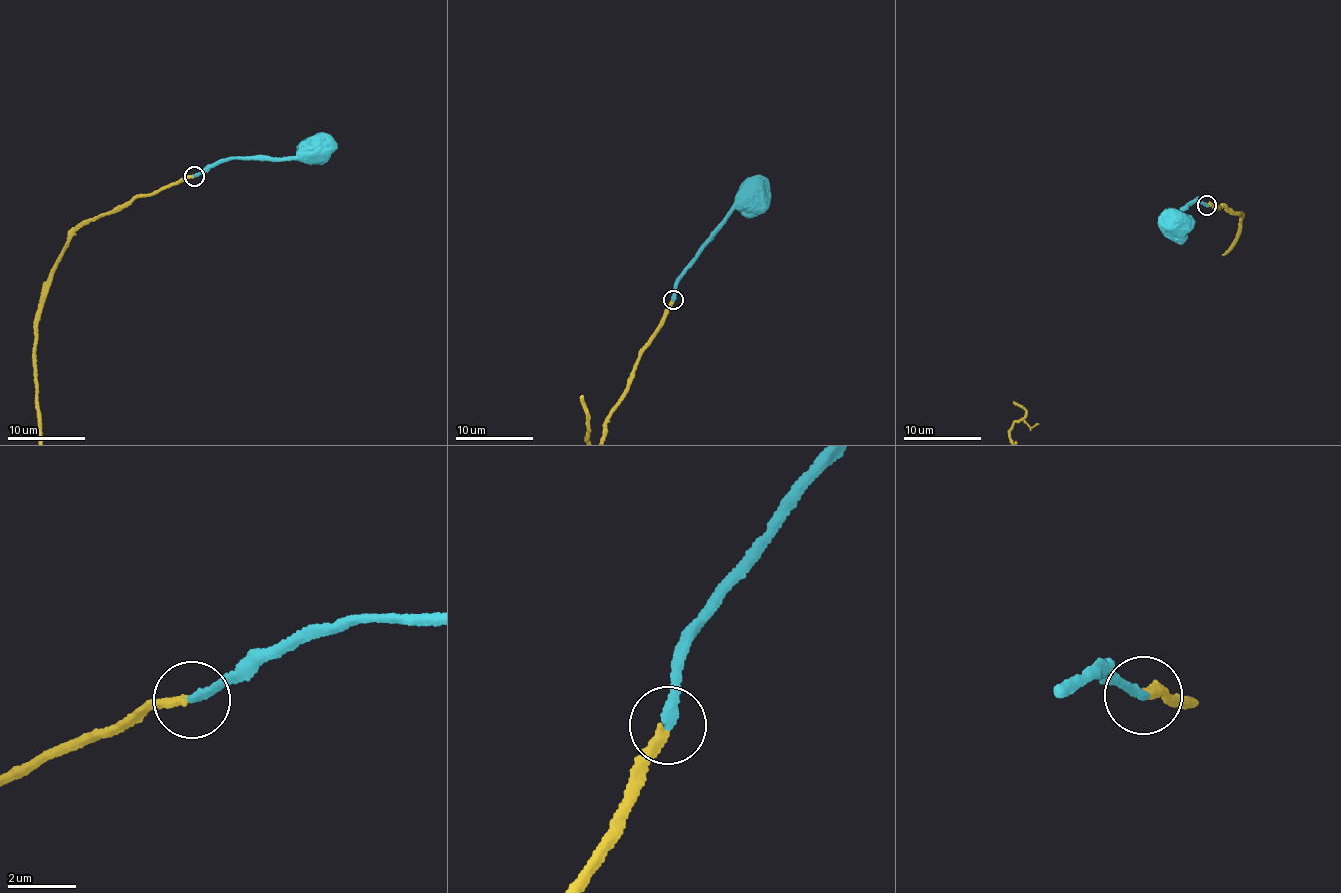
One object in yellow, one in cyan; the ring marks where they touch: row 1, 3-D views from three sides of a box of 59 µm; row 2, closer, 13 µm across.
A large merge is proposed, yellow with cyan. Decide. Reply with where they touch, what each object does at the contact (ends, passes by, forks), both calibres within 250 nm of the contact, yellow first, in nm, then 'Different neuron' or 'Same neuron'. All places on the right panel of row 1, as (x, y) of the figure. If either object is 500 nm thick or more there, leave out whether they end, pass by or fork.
Place: (1207, 205). At the ring yellow ends. At the ring cyan ends. Thickness 280 nm (yellow) against 300 nm. Same neuron

